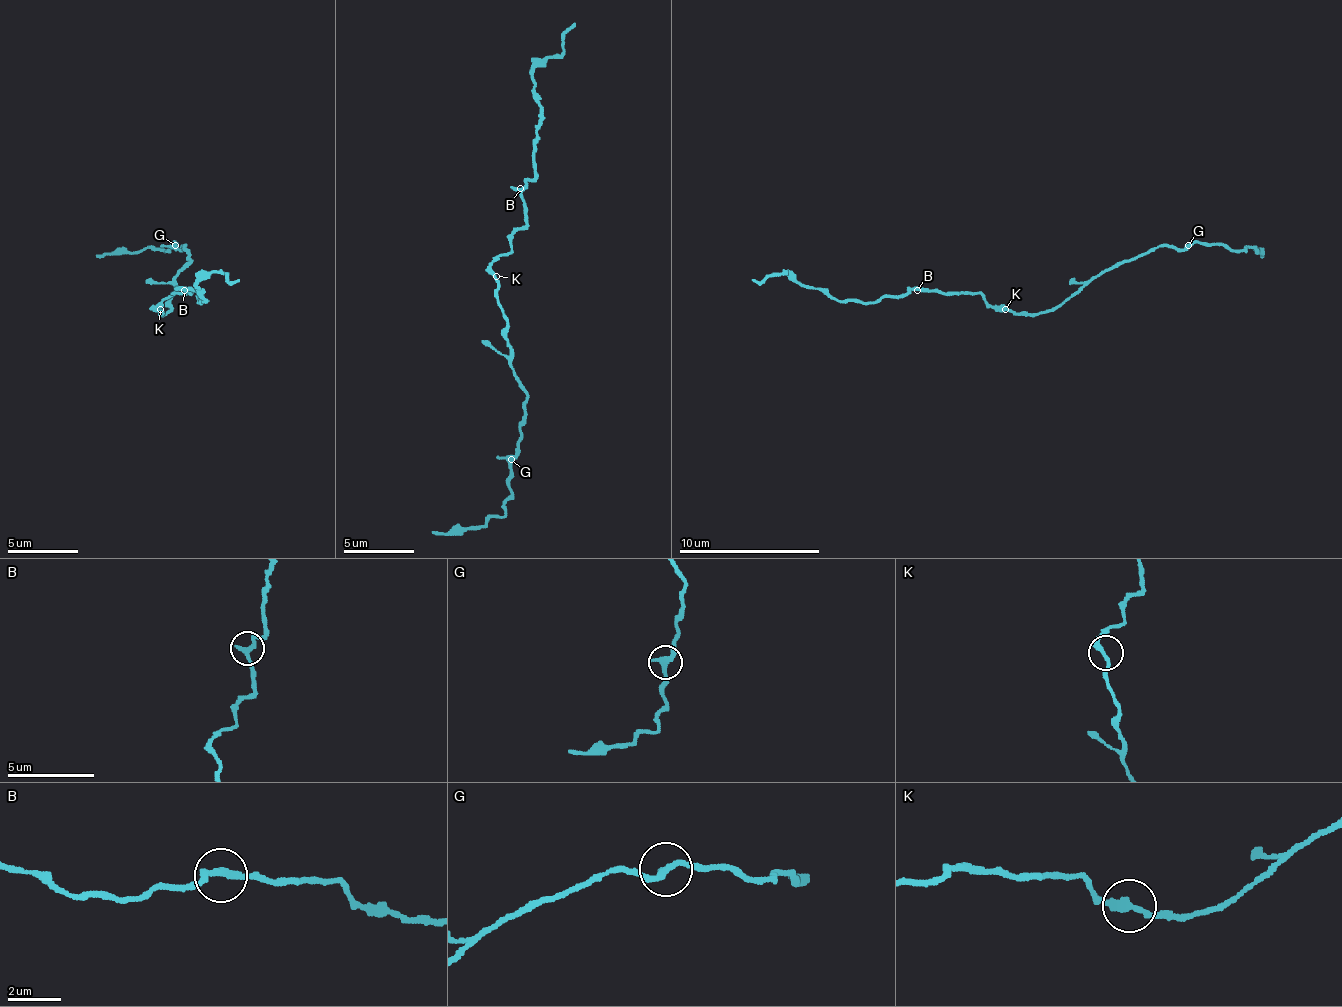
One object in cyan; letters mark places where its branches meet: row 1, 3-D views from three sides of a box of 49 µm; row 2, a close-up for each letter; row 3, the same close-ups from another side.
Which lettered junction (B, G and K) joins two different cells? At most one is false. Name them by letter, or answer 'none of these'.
none of these

